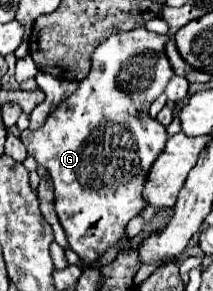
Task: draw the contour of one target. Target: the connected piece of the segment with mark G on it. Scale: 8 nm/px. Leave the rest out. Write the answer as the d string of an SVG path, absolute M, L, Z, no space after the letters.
M144 27L112 35L92 53L92 69L88 77L80 81L80 87L48 115L40 129L24 129L18 135L28 153L48 169L56 195L56 215L66 233L68 245L78 253L84 265L98 261L114 243L120 243L122 251L130 251L130 243L124 237L124 227L146 207L146 201L142 199L146 173L168 141L166 129L148 115L150 103L164 93L168 81L174 77L164 53L166 41L168 37L150 33Z

